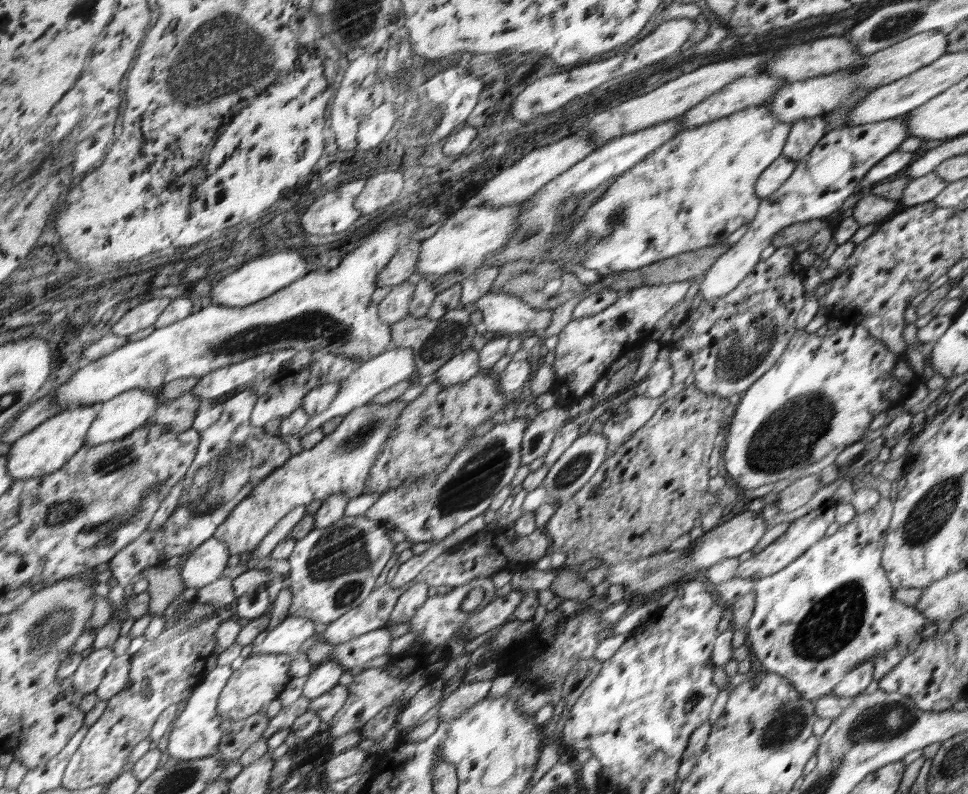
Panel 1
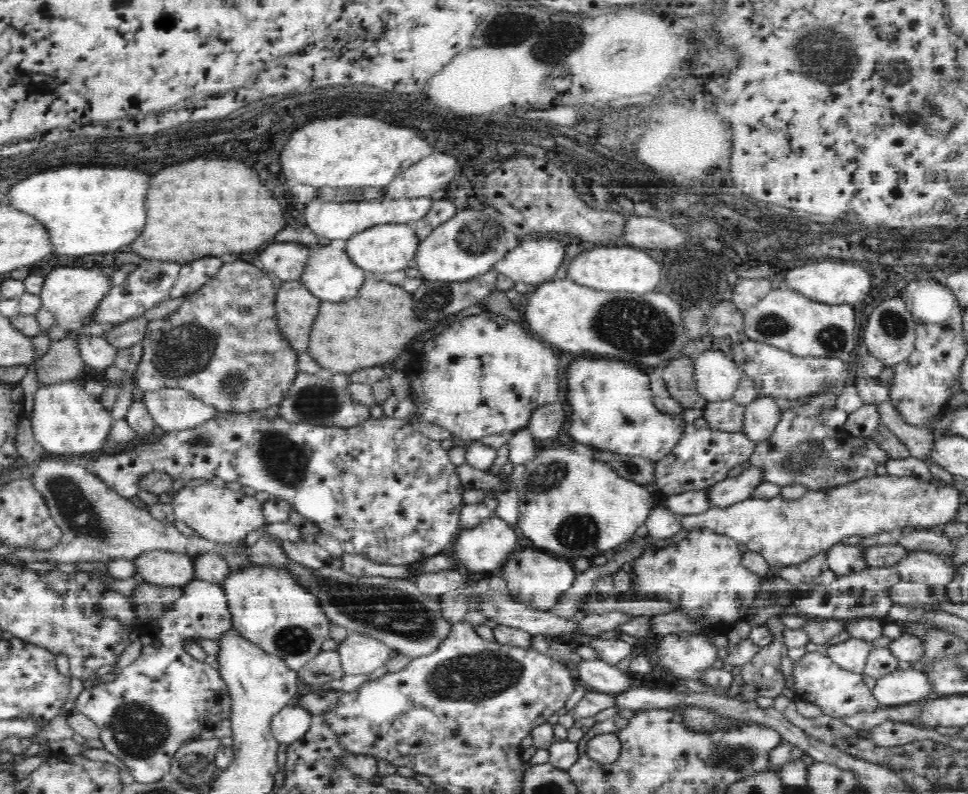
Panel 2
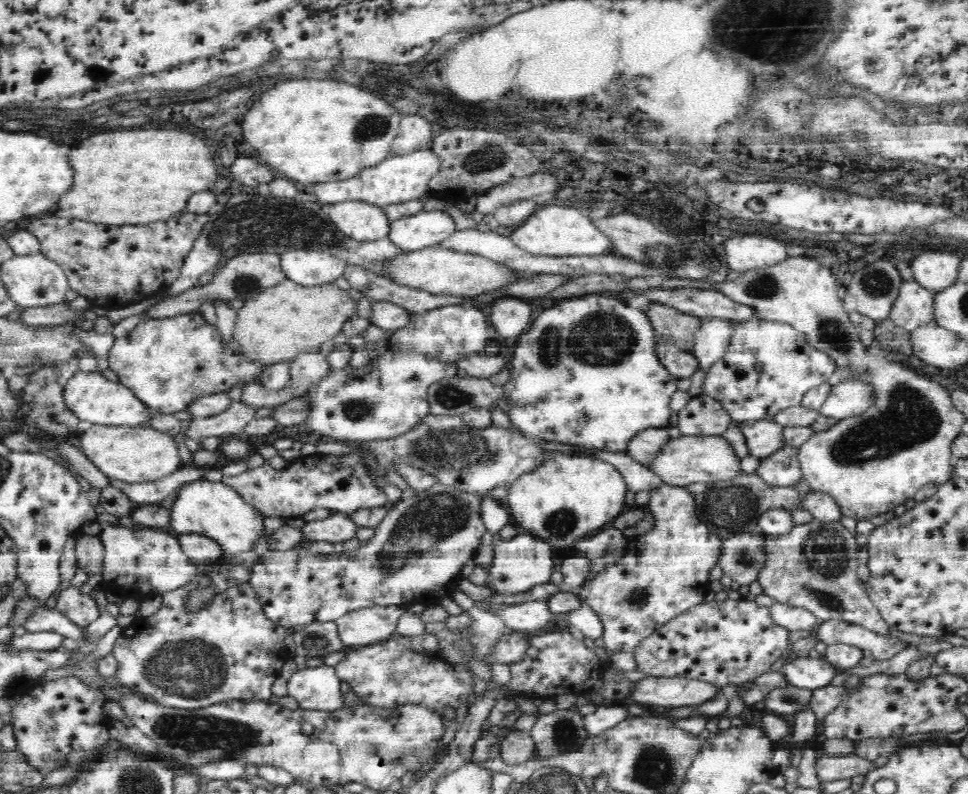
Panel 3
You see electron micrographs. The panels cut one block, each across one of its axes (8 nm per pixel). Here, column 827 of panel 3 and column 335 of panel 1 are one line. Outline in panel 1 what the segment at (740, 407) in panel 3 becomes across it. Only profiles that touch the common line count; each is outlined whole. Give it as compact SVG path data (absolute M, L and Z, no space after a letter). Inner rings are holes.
M306 351L297 353L277 374L274 383L264 392L257 396L253 412L251 413L250 425L262 427L270 420L290 417L295 411L303 409L303 402L308 392L314 390L318 384L326 382L341 383L359 366L360 361L348 356L327 354L321 351Z

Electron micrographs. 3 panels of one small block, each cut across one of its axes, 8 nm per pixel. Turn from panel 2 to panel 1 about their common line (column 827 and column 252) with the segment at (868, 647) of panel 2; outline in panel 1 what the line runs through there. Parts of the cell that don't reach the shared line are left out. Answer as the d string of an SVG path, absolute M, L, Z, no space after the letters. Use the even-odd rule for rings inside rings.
M287 617L268 633L260 644L252 648L248 655L258 653L292 653L314 634L315 621L310 617Z

